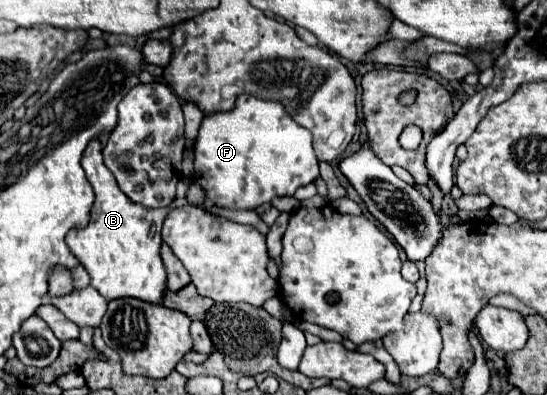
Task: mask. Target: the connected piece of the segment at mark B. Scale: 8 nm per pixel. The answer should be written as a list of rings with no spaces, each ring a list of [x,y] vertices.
[[[99,139],[89,141],[83,153],[83,167],[95,191],[95,201],[87,227],[69,231],[65,239],[71,253],[89,271],[91,285],[105,299],[137,297],[149,303],[161,303],[161,297],[167,289],[167,275],[159,257],[161,223],[171,207],[147,209],[129,201],[129,197],[117,187],[117,181],[103,163]]]

